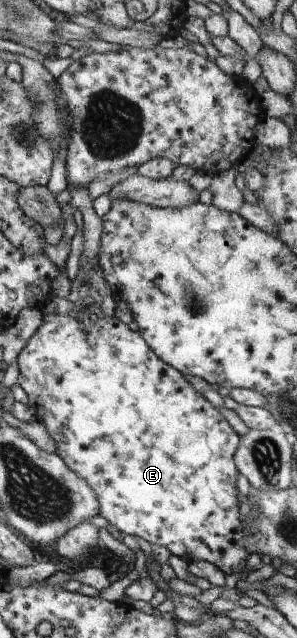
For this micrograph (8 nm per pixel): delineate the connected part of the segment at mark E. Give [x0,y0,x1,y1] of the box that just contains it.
[17,313,250,575]

